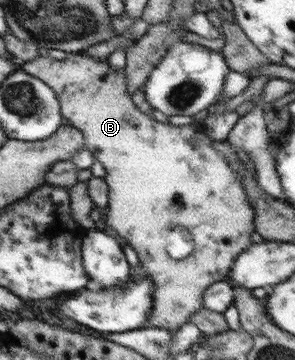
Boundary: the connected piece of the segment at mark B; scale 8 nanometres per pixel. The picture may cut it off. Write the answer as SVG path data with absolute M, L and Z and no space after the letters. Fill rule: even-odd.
M79 52L79 53L66 53L66 57L61 60L55 60L55 58L51 58L51 56L39 56L37 59L32 61L27 61L21 65L21 70L27 71L29 74L32 74L35 77L39 77L40 79L43 79L43 82L46 82L49 86L53 87L53 90L55 90L55 94L57 94L57 98L59 98L59 102L61 102L61 112L63 114L63 117L69 121L69 124L72 125L75 128L79 128L81 132L83 132L85 136L85 142L86 142L86 148L92 153L95 160L100 161L103 164L103 167L107 170L107 177L105 177L105 181L108 182L108 185L110 186L110 206L107 213L107 218L105 219L103 224L107 224L111 227L112 230L115 230L117 234L119 234L123 239L125 239L126 243L135 251L137 252L139 262L147 269L147 272L153 277L154 285L155 285L155 293L154 293L154 299L155 299L155 306L154 306L154 313L150 316L150 324L151 327L157 327L162 329L170 330L171 332L178 331L183 325L188 323L193 313L197 313L198 310L201 310L204 307L204 297L206 296L206 290L210 288L211 285L214 285L216 282L219 281L225 281L227 276L230 274L230 271L233 268L234 262L238 260L238 256L249 249L251 249L255 243L253 243L253 238L251 238L251 234L253 232L257 232L257 227L255 226L255 217L256 212L254 211L254 208L252 207L251 201L248 198L248 194L246 193L246 187L243 186L243 183L241 180L241 175L231 167L231 163L227 161L227 157L223 157L223 154L219 152L218 150L215 150L215 147L213 146L213 140L209 138L205 133L197 132L195 128L192 125L187 126L172 126L171 124L163 124L163 122L157 122L157 120L154 120L151 116L147 115L146 113L141 112L137 106L134 106L135 102L131 100L131 94L128 92L128 78L126 75L125 69L123 71L115 71L113 70L113 66L109 64L108 59L98 59L95 57L92 57L89 53L85 52ZM171 232L177 232L177 242L181 240L181 246L183 246L183 240L187 240L187 236L189 236L189 244L193 242L193 250L187 254L187 256L181 256L181 258L175 258L175 256L171 256L169 252L167 252L166 244L168 243L167 237L171 236Z

